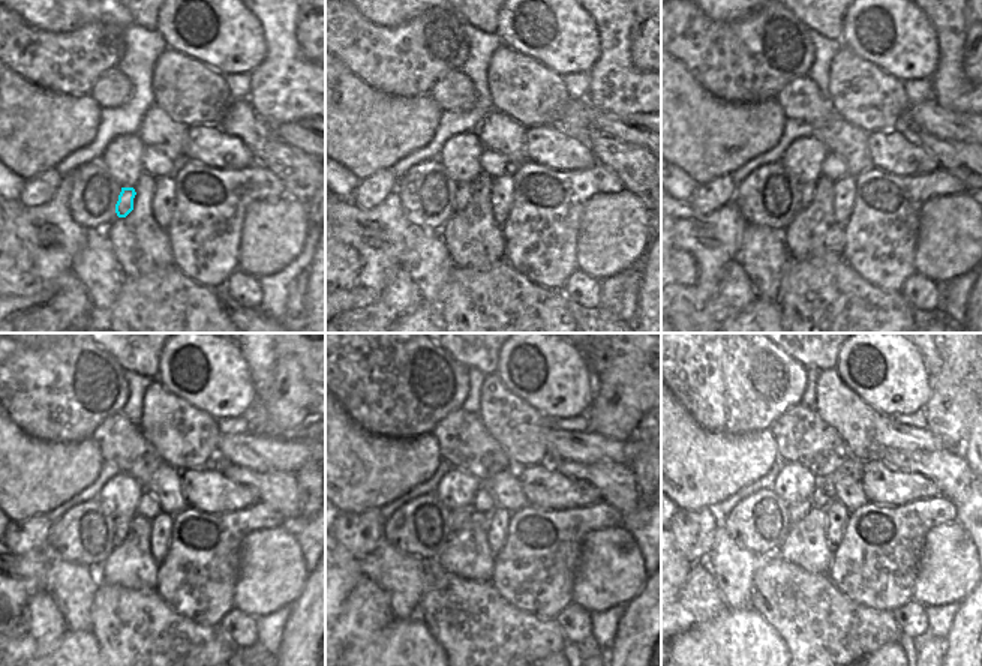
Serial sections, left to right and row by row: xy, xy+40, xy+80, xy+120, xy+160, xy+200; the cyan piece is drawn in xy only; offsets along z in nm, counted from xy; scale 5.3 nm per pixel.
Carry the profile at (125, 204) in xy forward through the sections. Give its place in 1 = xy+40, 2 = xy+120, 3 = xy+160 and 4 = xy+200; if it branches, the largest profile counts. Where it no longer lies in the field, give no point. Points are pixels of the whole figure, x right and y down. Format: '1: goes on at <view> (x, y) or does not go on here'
1: goes on at xy+40 (464, 192)
2: goes on at xy+120 (123, 521)
3: goes on at xy+160 (459, 516)
4: goes on at xy+200 (801, 509)

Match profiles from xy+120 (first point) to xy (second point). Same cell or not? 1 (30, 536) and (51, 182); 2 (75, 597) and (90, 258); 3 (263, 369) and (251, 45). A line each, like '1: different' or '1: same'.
1: same
2: same
3: different

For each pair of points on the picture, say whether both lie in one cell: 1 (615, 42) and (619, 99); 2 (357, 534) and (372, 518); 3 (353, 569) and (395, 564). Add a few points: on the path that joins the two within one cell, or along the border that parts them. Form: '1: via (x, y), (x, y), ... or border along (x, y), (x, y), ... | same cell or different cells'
1: via (615, 56), (616, 86) | same cell
2: via (362, 530), (369, 522) | same cell
3: border along (360, 560), (365, 573) | different cells

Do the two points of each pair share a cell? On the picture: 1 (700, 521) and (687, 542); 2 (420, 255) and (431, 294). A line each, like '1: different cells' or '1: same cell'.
1: same cell
2: same cell

